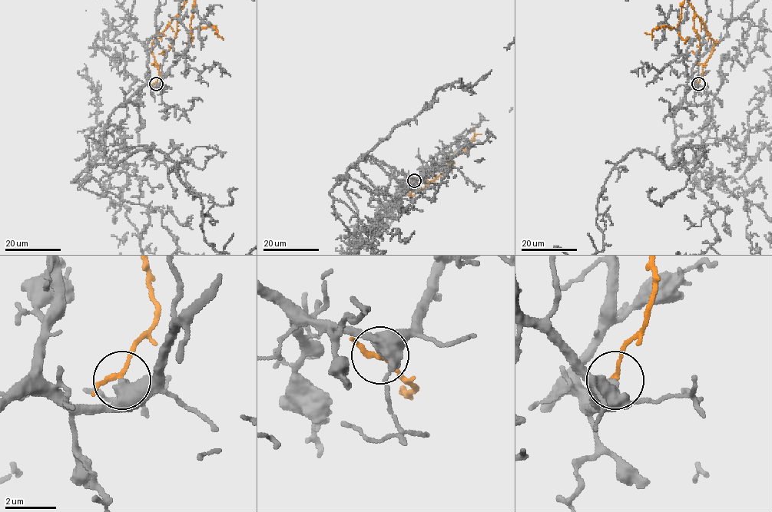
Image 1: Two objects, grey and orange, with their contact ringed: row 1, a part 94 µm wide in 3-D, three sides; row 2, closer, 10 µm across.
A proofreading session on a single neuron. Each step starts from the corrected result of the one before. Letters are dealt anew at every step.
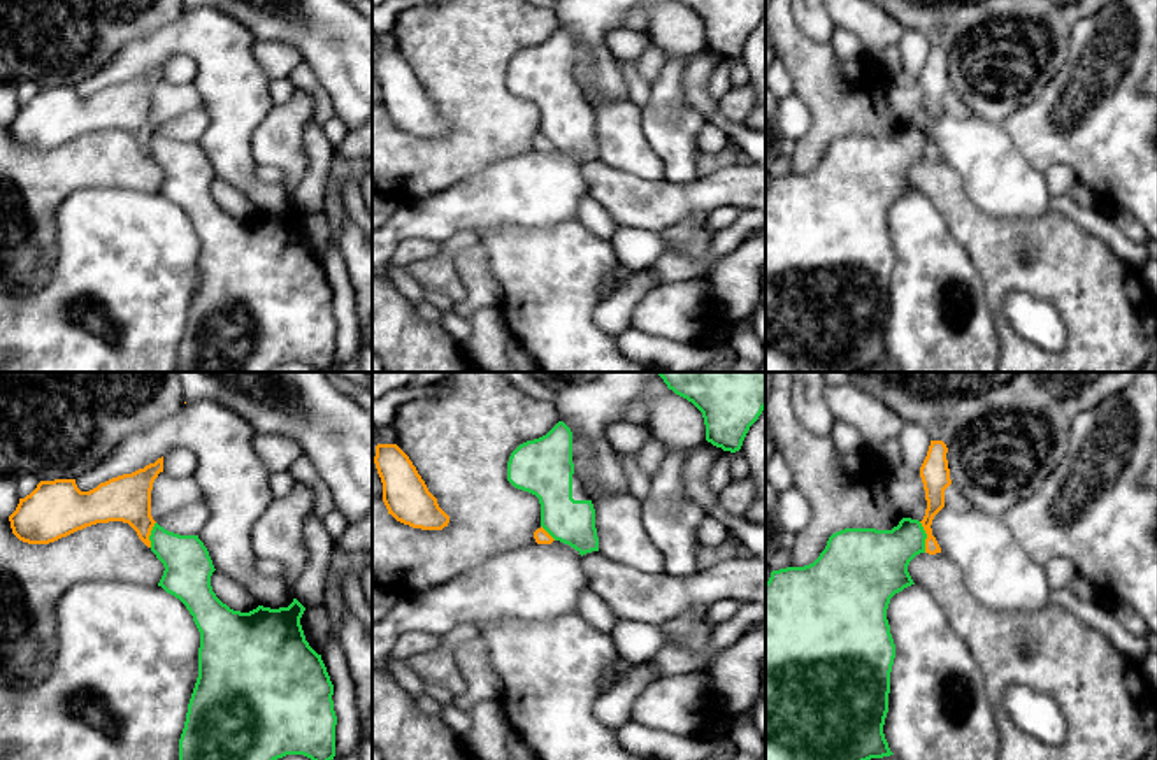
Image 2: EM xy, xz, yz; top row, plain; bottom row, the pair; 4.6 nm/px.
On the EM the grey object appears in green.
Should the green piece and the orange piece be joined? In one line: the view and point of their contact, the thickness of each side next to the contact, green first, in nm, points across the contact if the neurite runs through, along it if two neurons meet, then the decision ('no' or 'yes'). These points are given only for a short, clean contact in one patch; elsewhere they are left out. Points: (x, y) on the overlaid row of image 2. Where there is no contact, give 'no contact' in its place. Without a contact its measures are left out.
meets green in yz at (926, 537); 280 nm thick on the green side, 110 nm on the other; border along yz (919, 522), (926, 534), (926, 552); no

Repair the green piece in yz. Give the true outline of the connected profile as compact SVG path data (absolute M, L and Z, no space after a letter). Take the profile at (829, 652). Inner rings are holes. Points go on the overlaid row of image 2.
M902 518L892 530L844 528L829 537L825 549L813 563L771 572L765 583L765 760L871 760L894 755L883 734L895 658L887 609L895 593L915 584L908 565L916 555L925 553L925 539L922 523L911 518Z

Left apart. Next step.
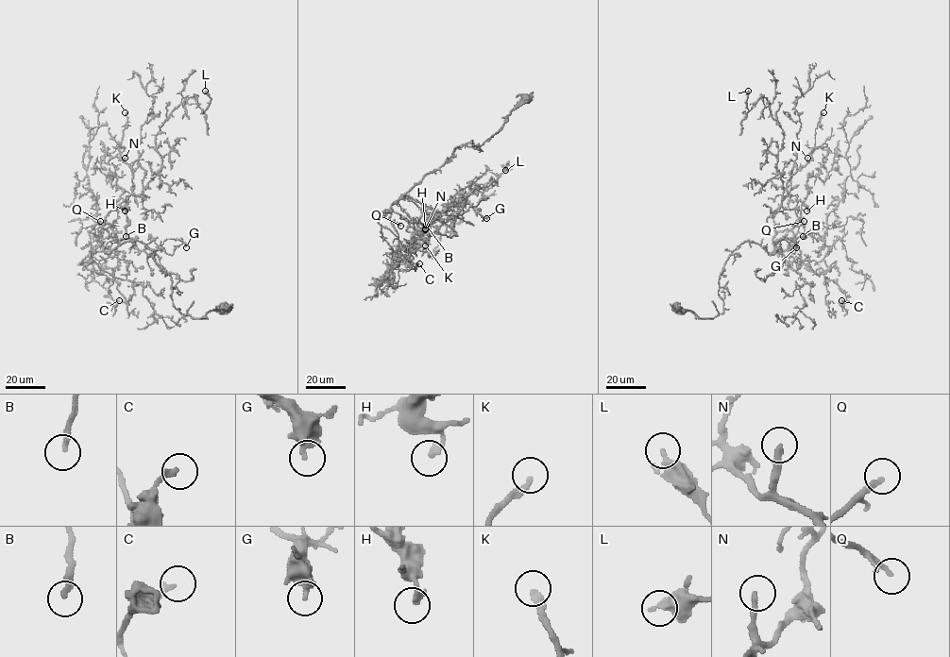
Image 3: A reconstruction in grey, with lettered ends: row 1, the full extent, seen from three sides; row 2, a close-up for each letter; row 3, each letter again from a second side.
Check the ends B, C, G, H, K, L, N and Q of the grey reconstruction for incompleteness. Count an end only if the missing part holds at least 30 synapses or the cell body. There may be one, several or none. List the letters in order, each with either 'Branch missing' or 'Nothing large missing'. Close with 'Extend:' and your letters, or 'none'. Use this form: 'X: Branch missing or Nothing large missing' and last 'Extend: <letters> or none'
B: Nothing large missing
C: Nothing large missing
G: Nothing large missing
H: Nothing large missing
K: Branch missing
L: Nothing large missing
N: Branch missing
Q: Branch missing
Extend: K, N, Q

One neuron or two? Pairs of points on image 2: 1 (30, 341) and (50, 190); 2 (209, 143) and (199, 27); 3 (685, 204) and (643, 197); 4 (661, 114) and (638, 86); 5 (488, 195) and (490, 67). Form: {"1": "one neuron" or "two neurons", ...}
{"1": "two neurons", "2": "one neuron", "3": "one neuron", "4": "two neurons", "5": "two neurons"}

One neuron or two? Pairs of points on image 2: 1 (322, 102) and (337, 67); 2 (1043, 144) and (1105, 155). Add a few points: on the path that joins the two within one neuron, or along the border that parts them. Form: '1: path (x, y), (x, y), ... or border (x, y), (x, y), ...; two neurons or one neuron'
1: border (304, 62), (327, 93), (336, 114); two neurons
2: path (1059, 144), (1089, 144); one neuron

